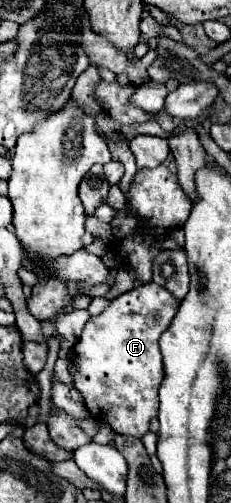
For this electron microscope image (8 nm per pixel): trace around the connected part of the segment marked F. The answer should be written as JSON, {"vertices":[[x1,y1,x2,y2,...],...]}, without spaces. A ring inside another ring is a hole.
{"vertices":[[149,282,149,284,135,286,133,290,113,298,109,306,103,310,103,314,91,316,89,322,85,324,83,334,79,336,73,348,75,364,79,368,73,386,81,392,89,414,97,422,107,424,113,432,141,438,143,434,147,434,149,422,157,416,157,408,159,408,157,392,165,378,159,338,171,326,177,310,179,310,179,300,175,300,165,288,159,288,159,284]]}

